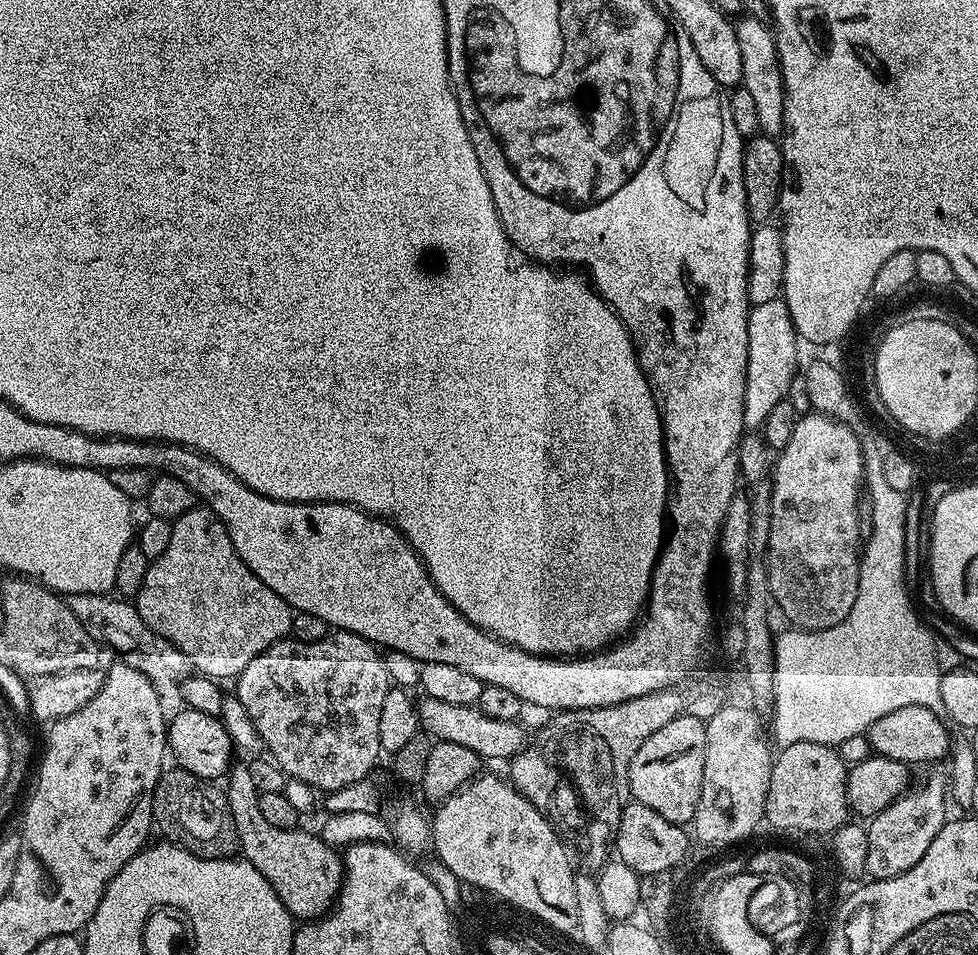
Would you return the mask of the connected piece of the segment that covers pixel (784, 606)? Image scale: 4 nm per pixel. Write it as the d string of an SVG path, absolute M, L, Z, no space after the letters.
M809 414L795 421L790 434L790 442L779 453L776 460L776 469L771 469L772 501L770 502L770 538L768 539L768 591L771 599L780 607L780 612L789 620L789 625L800 630L821 632L823 628L838 626L850 614L854 606L854 598L858 594L858 578L860 577L860 558L858 553L862 548L862 539L859 532L859 502L862 499L862 481L864 477L864 454L861 451L861 437L851 432L847 423L825 414Z

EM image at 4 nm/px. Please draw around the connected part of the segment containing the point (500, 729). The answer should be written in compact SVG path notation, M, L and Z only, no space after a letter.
M427 695L422 700L416 705L417 714L420 716L420 727L432 737L433 741L458 742L458 746L474 750L474 754L478 754L485 761L511 761L530 739L529 733L524 733L523 723L502 718L486 718L486 714L482 714L478 706L455 705Z

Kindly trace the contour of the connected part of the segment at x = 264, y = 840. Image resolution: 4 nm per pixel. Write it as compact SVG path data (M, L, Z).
M238 764L227 773L226 793L243 859L249 860L254 870L258 870L258 874L262 874L262 878L270 882L286 910L297 921L307 922L325 915L336 903L340 885L344 883L344 861L341 853L328 845L315 831L303 832L303 827L300 826L270 826L260 809L260 798L250 778L248 764Z

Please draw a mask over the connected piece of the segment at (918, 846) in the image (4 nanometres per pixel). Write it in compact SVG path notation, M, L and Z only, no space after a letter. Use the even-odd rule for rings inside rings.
M932 776L915 788L916 785L867 821L869 854L866 855L865 866L872 880L894 878L918 866L922 854L930 850L930 842L938 838L938 830L942 830L950 809L950 788L945 777L943 780L940 776Z

